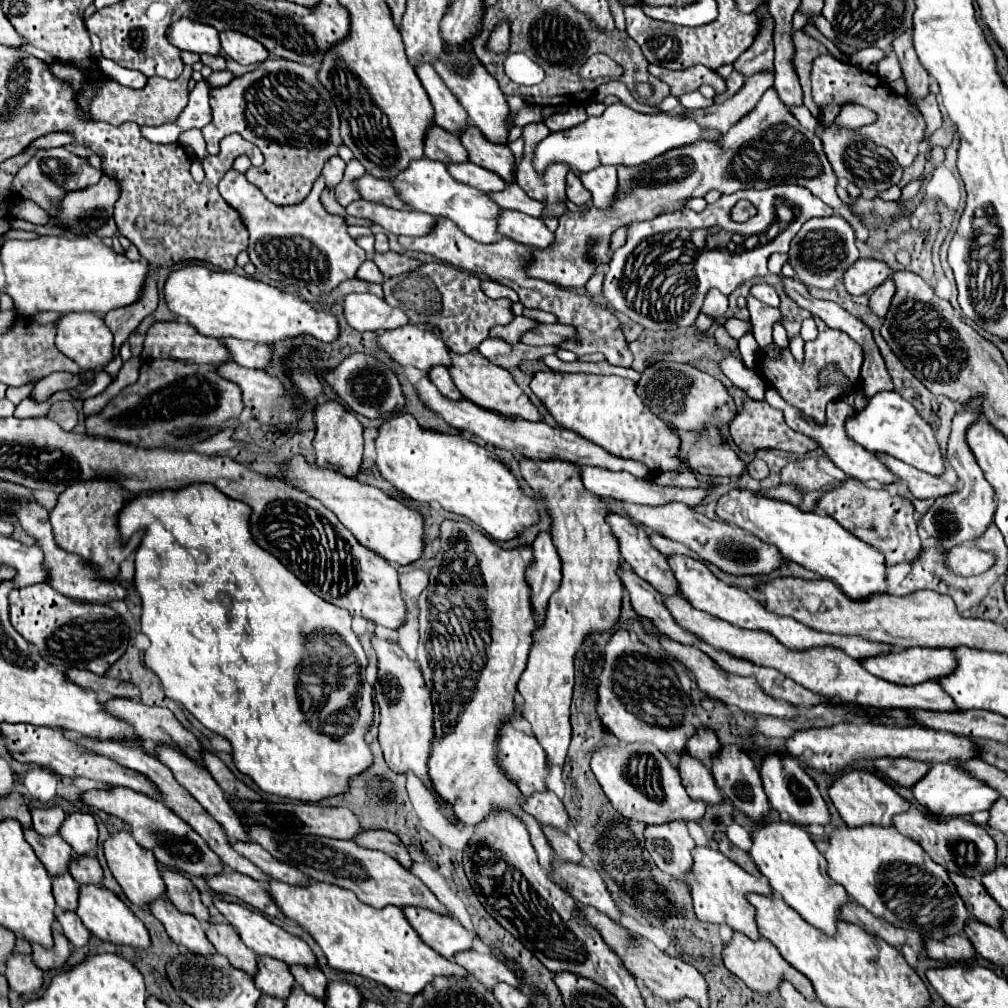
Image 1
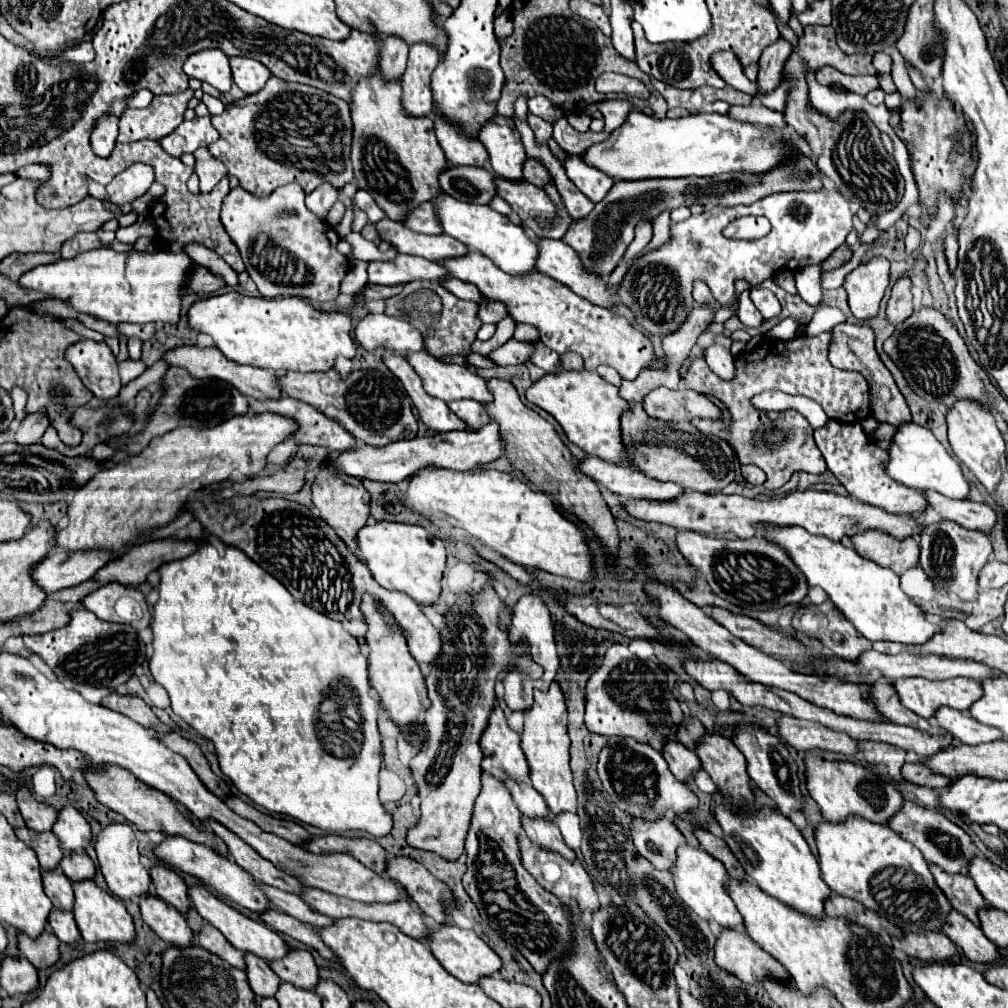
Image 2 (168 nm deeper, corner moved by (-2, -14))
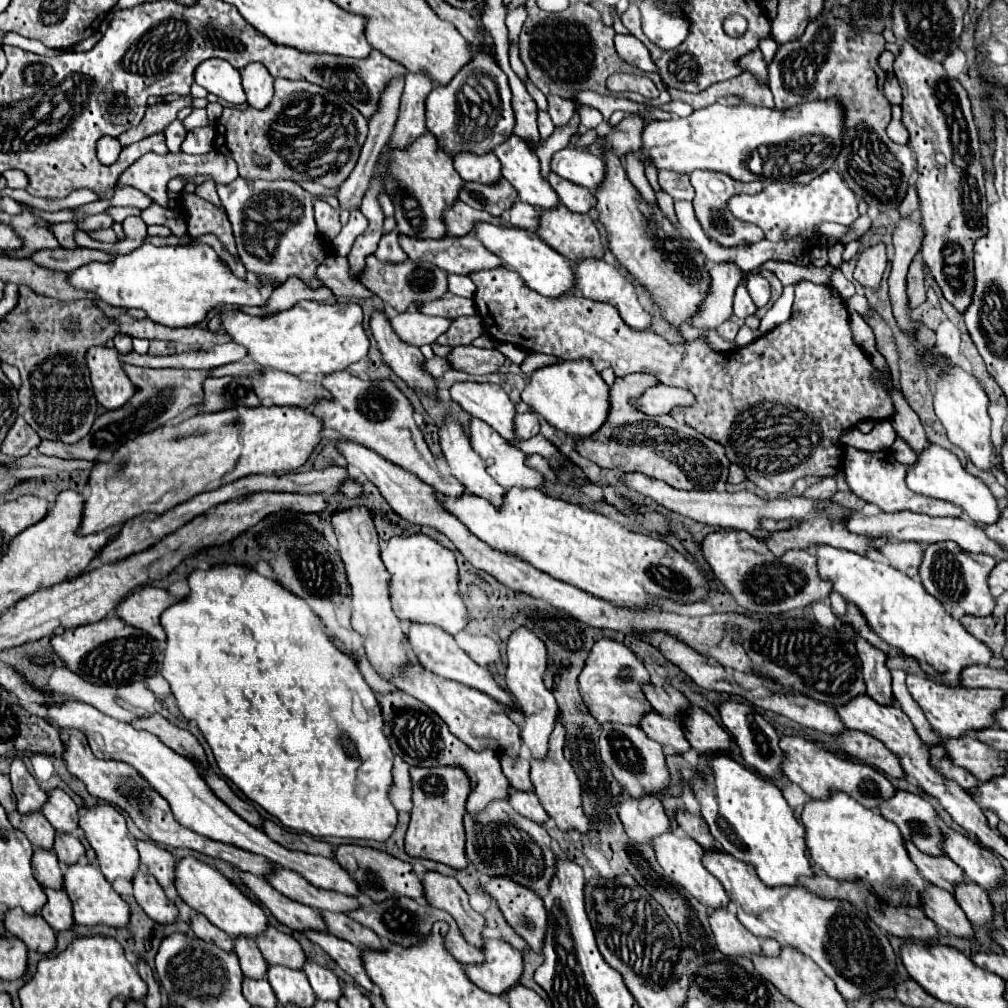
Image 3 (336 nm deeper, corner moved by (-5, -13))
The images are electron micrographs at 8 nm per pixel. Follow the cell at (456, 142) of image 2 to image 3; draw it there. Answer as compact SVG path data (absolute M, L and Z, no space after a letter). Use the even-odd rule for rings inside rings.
M493 152L483 156L459 154L457 158L453 158L453 162L455 162L455 170L465 182L473 180L473 182L491 184L501 178L501 164Z

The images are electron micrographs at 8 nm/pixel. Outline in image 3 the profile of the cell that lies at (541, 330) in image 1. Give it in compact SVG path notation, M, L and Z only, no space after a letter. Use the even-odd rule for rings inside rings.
M457 346L447 356L455 370L463 370L469 374L491 374L497 372L507 358L497 348L477 348L477 346Z

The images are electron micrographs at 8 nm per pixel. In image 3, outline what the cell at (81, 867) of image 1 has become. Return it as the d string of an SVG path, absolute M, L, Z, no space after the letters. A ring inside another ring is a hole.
M57 834L53 852L55 852L55 856L59 858L59 862L63 862L65 866L71 866L71 864L77 864L79 856L85 854L85 848L83 848L83 844L81 844L77 838L73 838L71 834Z

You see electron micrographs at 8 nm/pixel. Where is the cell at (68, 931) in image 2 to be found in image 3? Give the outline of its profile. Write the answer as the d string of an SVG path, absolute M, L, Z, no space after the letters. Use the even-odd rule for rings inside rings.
M45 890L47 904L41 910L41 916L55 932L69 930L73 926L73 904L65 890Z

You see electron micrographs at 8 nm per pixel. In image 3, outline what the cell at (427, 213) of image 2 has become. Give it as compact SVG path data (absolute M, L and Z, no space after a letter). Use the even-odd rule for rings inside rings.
M457 200L453 206L445 208L443 222L445 222L445 230L447 230L449 236L465 236L465 234L469 234L471 228L473 228L473 222L493 222L493 224L501 224L499 218L495 218L495 216L491 216L487 212L475 210L475 208L467 206L461 200Z

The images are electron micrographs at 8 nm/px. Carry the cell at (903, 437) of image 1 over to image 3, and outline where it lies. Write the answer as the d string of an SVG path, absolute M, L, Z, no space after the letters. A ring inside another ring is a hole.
M929 442L929 446L925 446L925 450L921 450L917 462L907 468L905 482L917 494L933 496L939 500L949 500L949 502L961 506L967 512L967 516L977 524L993 524L999 518L1001 510L997 508L997 500L991 494L991 490L979 478L967 474L967 470L961 466L959 458L951 450L945 450L943 446L937 446L933 442Z

